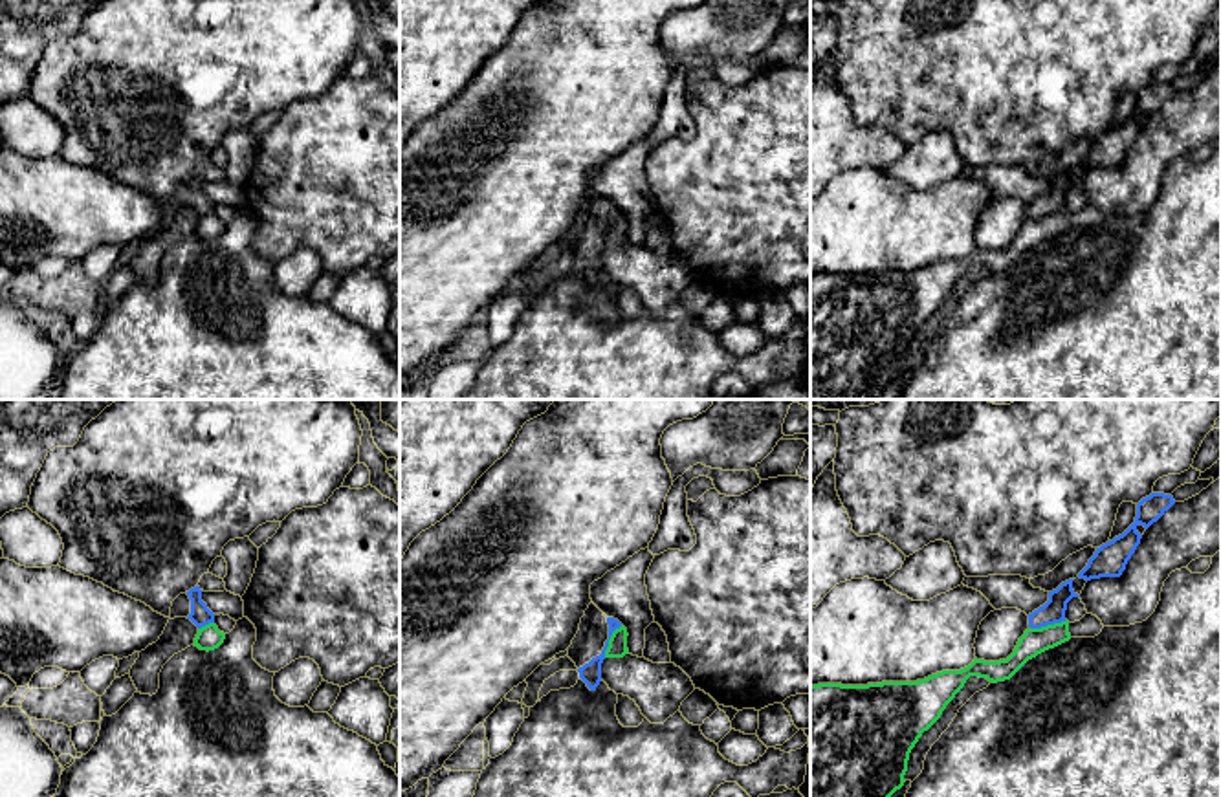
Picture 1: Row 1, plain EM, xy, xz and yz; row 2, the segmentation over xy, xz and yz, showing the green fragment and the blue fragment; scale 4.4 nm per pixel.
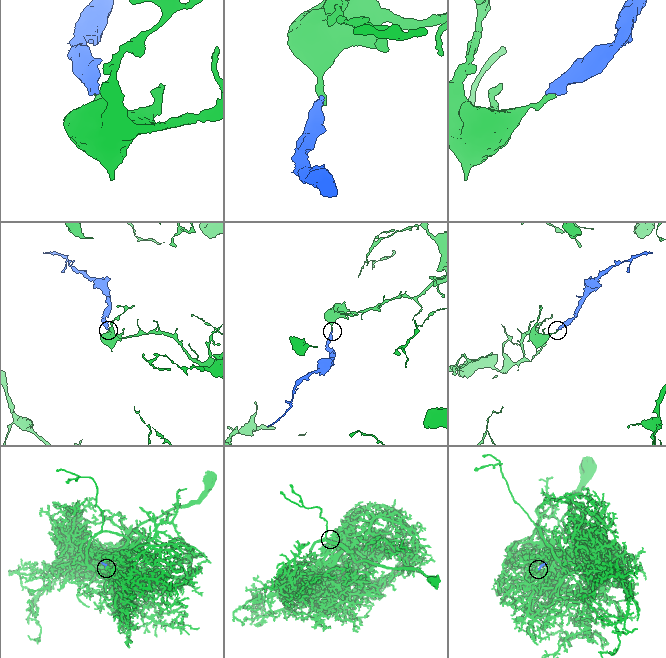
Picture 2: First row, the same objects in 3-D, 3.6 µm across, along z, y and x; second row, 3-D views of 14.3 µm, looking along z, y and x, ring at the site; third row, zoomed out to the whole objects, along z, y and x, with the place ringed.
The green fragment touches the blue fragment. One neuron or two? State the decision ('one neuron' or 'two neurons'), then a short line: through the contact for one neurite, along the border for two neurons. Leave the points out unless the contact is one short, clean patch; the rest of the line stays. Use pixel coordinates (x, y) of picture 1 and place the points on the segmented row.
two neurons | yz (1066, 620), (1031, 629)

